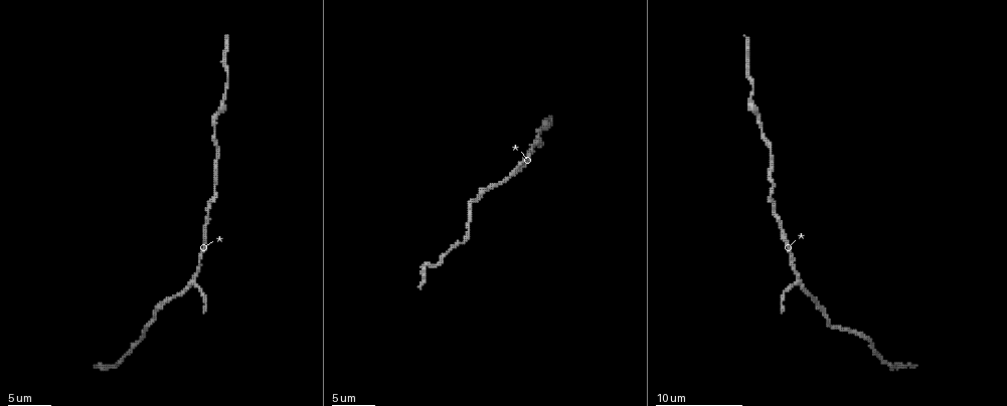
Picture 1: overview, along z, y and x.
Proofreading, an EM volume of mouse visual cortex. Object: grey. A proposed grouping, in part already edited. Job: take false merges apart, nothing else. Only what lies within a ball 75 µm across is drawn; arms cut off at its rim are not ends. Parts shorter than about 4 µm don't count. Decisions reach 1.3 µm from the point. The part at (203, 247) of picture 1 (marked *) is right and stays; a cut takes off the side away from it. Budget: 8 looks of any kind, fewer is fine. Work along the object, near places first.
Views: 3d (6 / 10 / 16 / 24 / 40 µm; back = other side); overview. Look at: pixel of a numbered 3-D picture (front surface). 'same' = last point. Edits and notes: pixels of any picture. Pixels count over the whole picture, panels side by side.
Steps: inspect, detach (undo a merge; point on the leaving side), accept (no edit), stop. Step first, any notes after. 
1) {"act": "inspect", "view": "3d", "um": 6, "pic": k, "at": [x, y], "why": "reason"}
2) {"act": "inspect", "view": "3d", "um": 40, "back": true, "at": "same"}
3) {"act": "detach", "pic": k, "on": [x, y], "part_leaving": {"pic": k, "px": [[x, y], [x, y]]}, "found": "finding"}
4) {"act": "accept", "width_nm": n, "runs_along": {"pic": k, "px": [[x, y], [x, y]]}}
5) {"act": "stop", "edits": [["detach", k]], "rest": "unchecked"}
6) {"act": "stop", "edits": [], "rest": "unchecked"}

{"act": "inspect", "view": "3d", "um": 10, "pic": 1, "at": [205, 229], "why": "sudden change in width"}

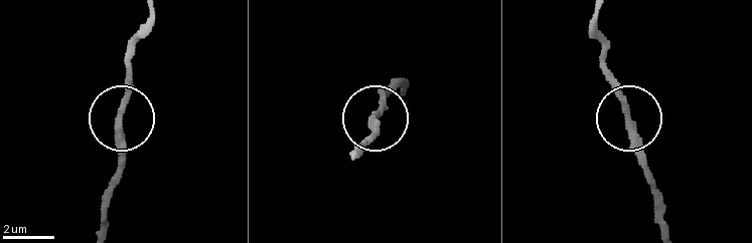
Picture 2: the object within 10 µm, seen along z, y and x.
{"act": "accept", "runs_along": {"pic": 2, "px": [[646, 170], [603, 38]]}, "found": "all the same neuron"}

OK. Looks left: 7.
{"act": "inspect", "view": "3d", "um": 16, "pic": 1, "at": [817, 300], "why": "thick turns thin"}

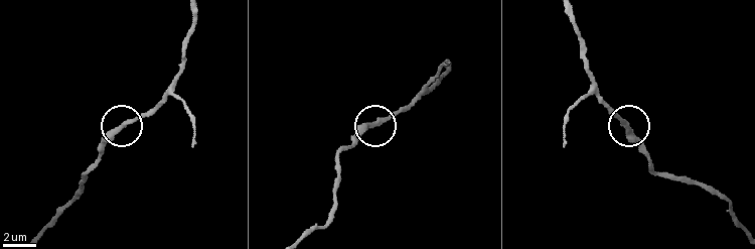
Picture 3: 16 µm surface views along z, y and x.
{"act": "inspect", "view": "3d", "um": 6, "pic": 3, "at": [626, 124], "why": "closer look"}

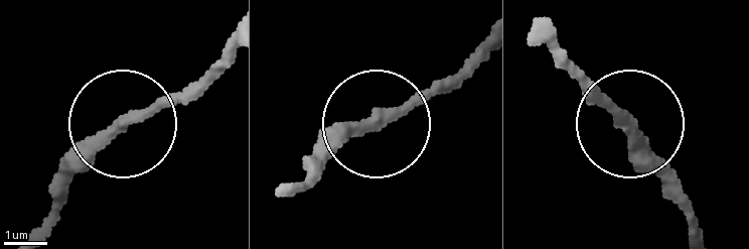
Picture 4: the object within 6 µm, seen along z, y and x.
{"act": "accept", "runs_along": {"pic": 4, "px": [[479, 51], [425, 99], [349, 138], [309, 177]]}, "found": "continuous, no second neuron"}

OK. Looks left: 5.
{"act": "inspect", "view": "3d", "um": 16, "pic": 1, "at": [795, 272], "why": "thick turns thin"}

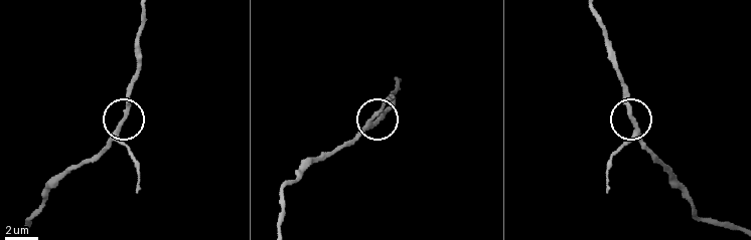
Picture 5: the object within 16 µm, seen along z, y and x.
{"act": "accept", "width_nm": 240, "runs_along": {"pic": 5, "px": [[136, 74], [125, 117], [97, 153]]}, "found": "all the same neuron"}

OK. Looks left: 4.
{"act": "inspect", "view": "3d", "um": 6, "pic": 1, "at": [469, 227]}

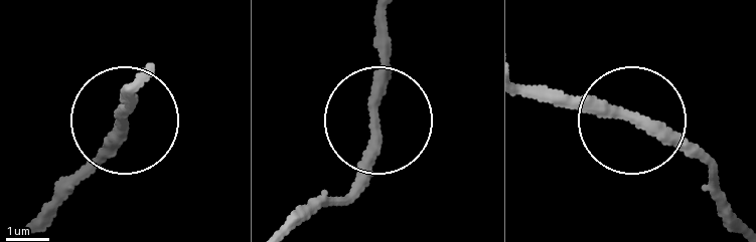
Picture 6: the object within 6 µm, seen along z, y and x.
{"act": "accept", "runs_along": {"pic": 6, "px": [[134, 87], [119, 142], [94, 171]]}, "found": "one neuron here"}

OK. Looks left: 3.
{"act": "stop", "edits": [], "rest": "unchecked"}

